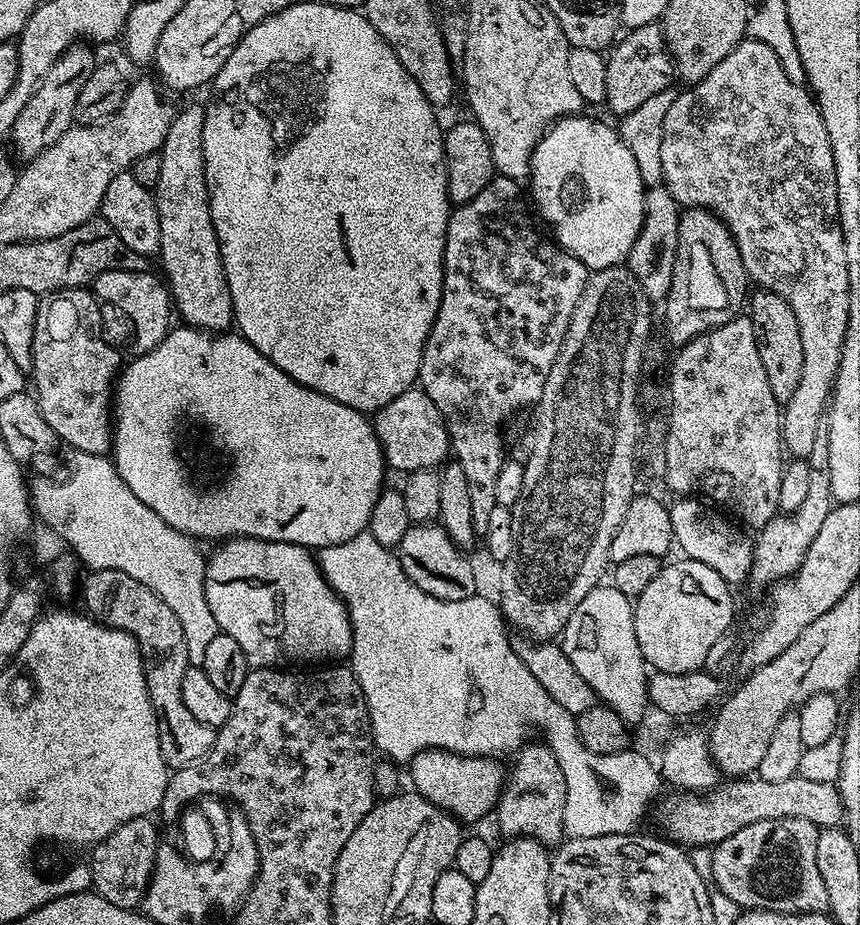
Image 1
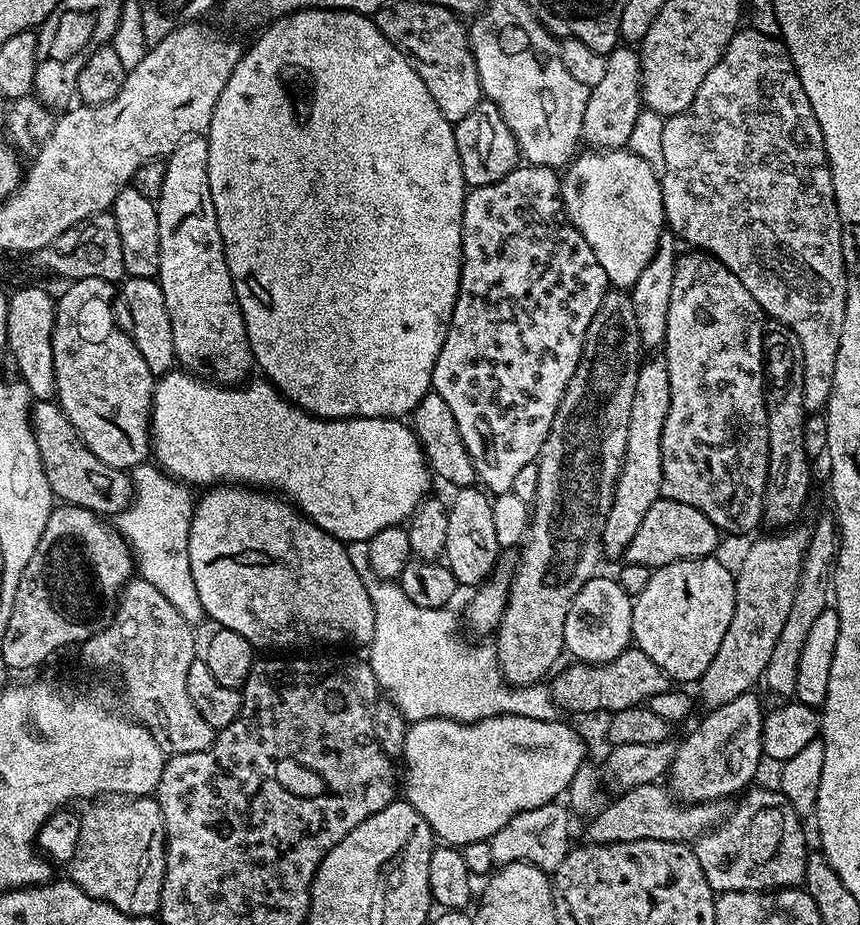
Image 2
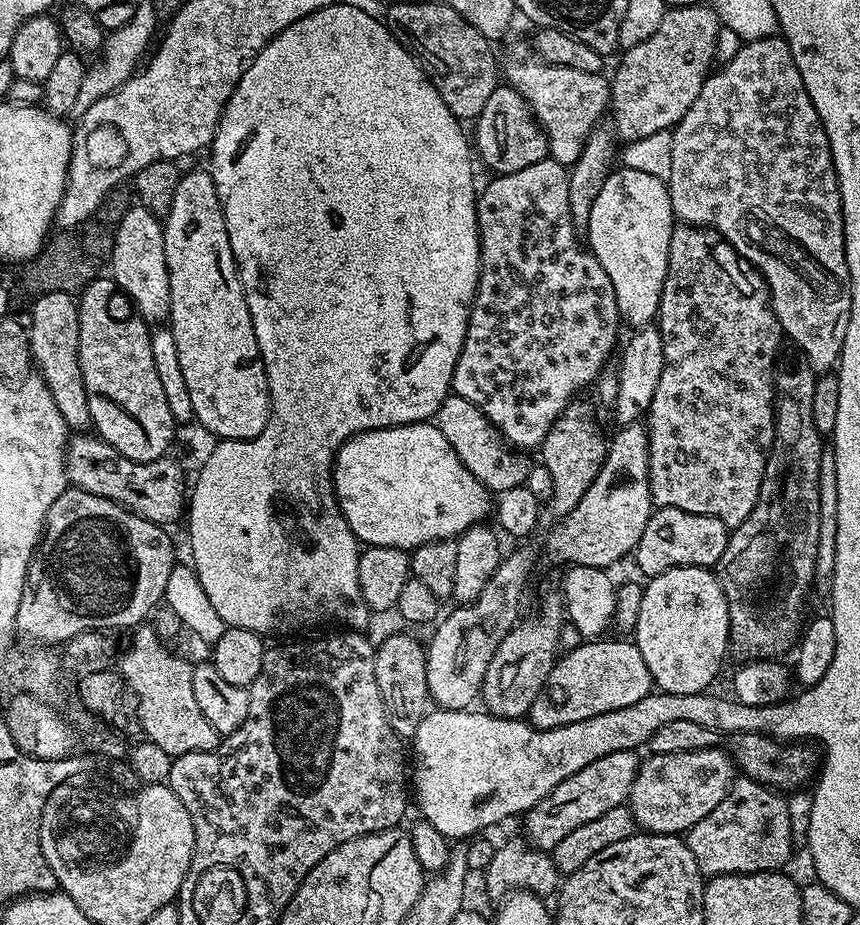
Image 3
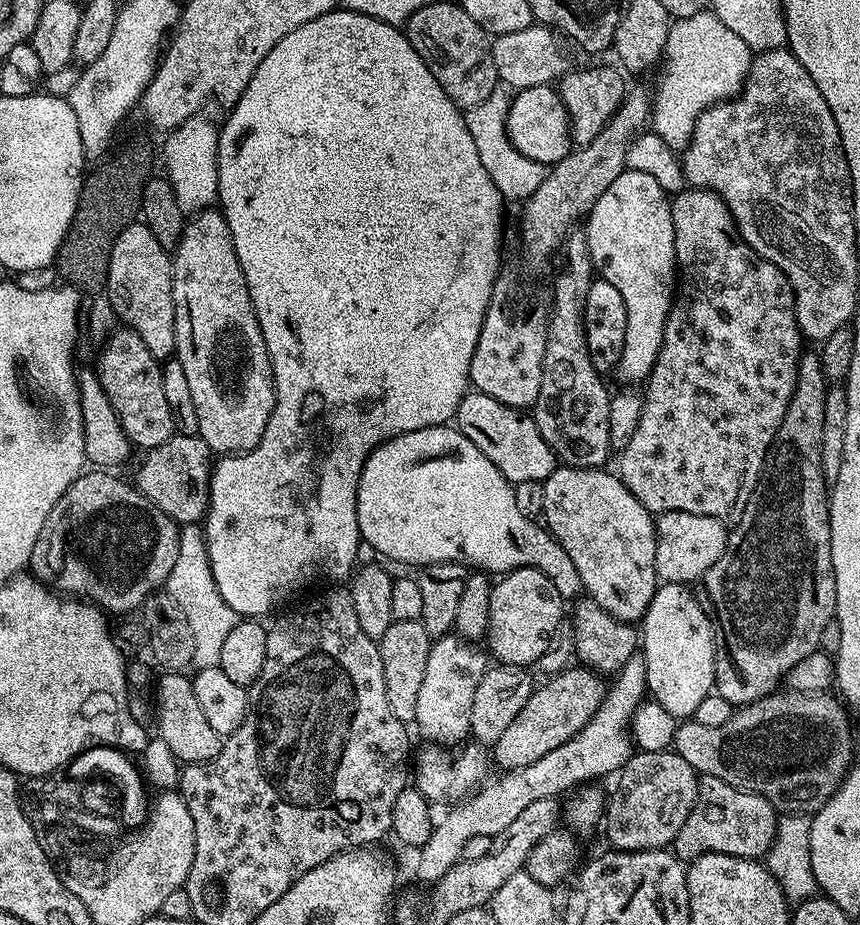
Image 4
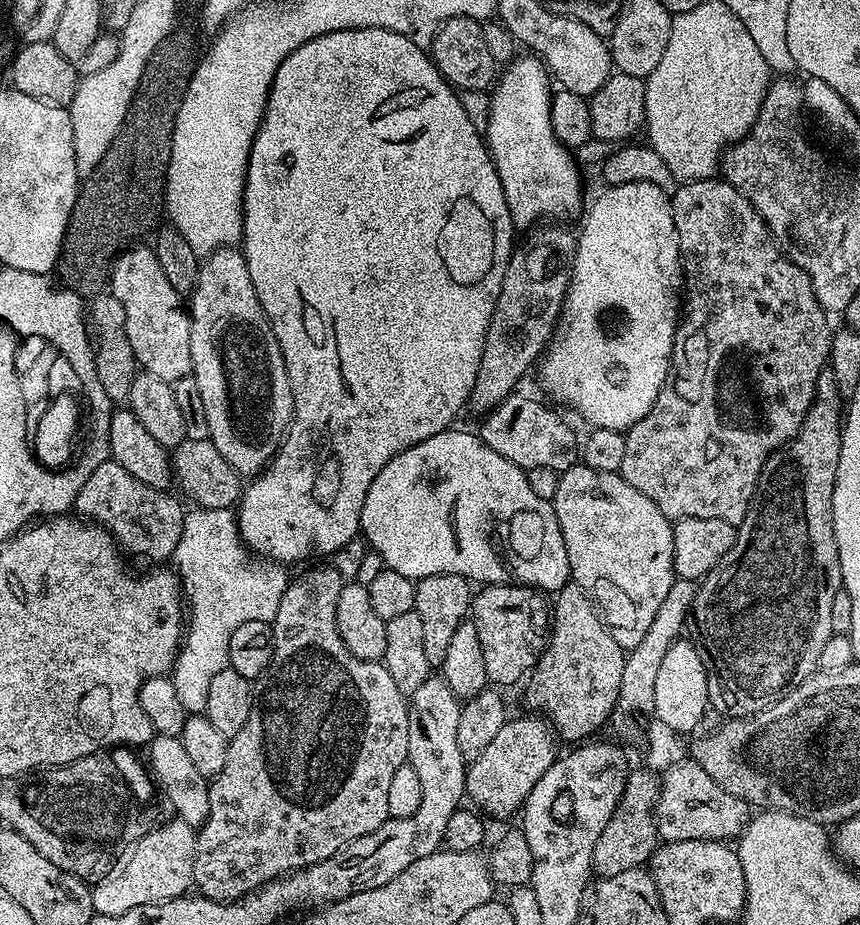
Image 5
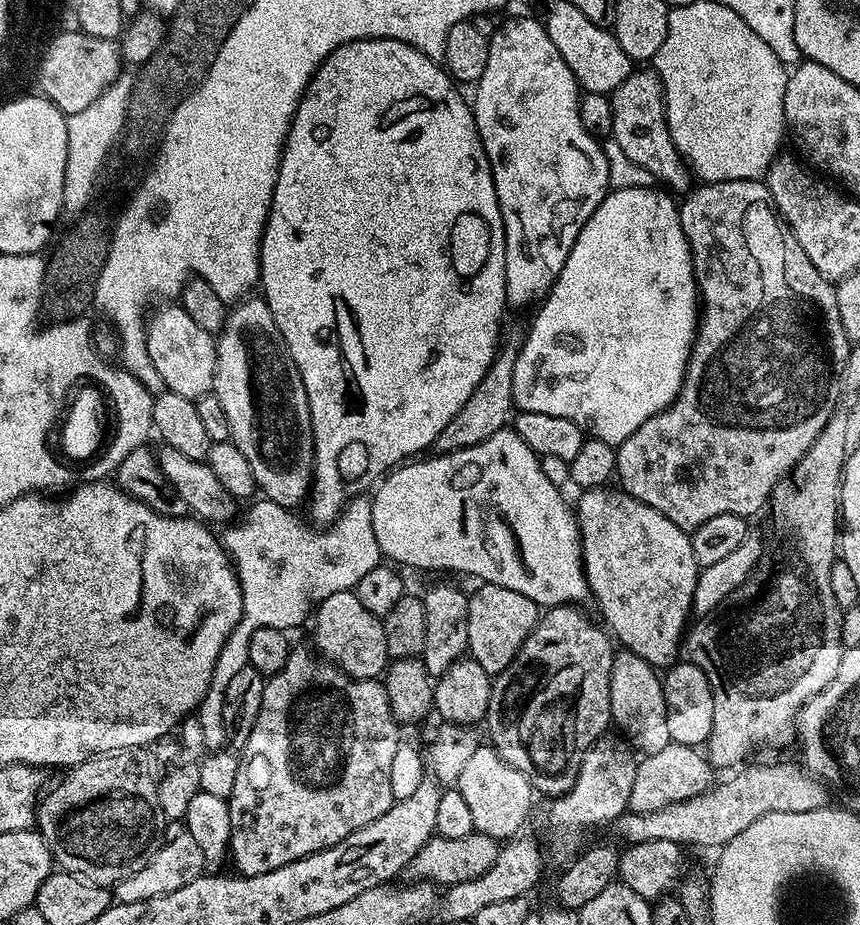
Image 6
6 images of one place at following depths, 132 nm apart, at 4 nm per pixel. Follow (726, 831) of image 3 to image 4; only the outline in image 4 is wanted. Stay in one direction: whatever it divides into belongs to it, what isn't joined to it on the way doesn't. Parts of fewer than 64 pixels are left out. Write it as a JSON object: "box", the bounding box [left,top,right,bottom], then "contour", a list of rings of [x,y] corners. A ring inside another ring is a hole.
{"box":[674,776,776,862],"contour":[[[700,776],[700,794],[674,841],[675,855],[691,862],[702,854],[730,854],[754,860],[767,857],[776,840],[776,807],[753,792],[743,792],[713,776]]]}

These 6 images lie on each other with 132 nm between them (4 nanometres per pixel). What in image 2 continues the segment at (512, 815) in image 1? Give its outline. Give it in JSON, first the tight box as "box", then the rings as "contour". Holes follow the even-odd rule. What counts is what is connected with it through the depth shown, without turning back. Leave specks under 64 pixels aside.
{"box":[488,802,570,874],"contour":[[[560,802],[514,814],[514,818],[510,818],[510,822],[506,822],[506,826],[502,826],[502,830],[498,830],[498,834],[488,841],[490,851],[494,853],[494,865],[526,862],[549,874],[555,872],[558,866],[562,866],[562,858],[566,858],[570,850],[568,816],[569,809]]]}

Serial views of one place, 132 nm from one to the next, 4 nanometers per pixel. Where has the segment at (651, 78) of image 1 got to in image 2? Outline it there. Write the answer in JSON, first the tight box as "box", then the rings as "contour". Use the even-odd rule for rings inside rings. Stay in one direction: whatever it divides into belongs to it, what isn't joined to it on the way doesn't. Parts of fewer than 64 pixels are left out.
{"box":[580,46,642,150],"contour":[[[617,46],[607,53],[607,58],[606,75],[589,91],[580,139],[592,150],[624,150],[642,111],[640,54],[635,47]]]}

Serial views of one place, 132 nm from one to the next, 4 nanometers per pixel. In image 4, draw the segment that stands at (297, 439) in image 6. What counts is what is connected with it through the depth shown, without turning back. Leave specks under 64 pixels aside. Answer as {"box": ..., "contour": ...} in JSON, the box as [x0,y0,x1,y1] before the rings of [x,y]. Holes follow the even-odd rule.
{"box":[171,210,276,453],"contour":[[[219,210],[195,213],[190,222],[185,223],[171,258],[176,331],[174,356],[182,362],[182,370],[190,381],[194,410],[198,410],[199,435],[213,453],[248,452],[258,446],[266,430],[266,422],[270,422],[270,414],[276,401],[276,387],[270,354],[264,345],[256,311],[250,302],[242,266],[238,266],[238,254],[234,254],[234,242],[230,238],[224,213]]]}

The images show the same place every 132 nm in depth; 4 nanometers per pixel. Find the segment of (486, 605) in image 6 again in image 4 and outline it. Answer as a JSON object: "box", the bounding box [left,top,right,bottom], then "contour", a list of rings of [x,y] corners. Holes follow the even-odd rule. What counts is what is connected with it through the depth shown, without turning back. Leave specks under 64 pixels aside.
{"box":[486,568,565,666],"contour":[[[516,568],[513,572],[503,573],[493,583],[490,594],[490,622],[486,637],[486,648],[493,661],[500,664],[532,666],[548,652],[560,619],[565,619],[565,597],[554,590],[554,582],[537,568]]]}

